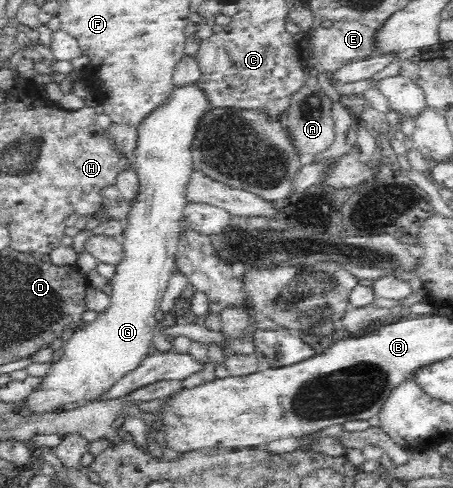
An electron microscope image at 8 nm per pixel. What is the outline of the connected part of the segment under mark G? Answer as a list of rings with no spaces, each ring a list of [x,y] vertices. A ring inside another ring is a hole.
[[[198,85],[191,86],[188,88],[178,89],[172,93],[172,96],[164,103],[164,105],[160,105],[158,109],[154,109],[146,119],[144,119],[143,124],[140,125],[138,130],[138,141],[137,141],[137,149],[135,150],[135,169],[134,171],[137,173],[138,179],[140,180],[140,195],[136,197],[136,201],[134,204],[131,204],[130,211],[130,223],[124,227],[124,231],[122,233],[121,239],[124,244],[124,259],[117,266],[115,266],[115,274],[108,280],[112,285],[112,293],[110,293],[110,307],[106,309],[106,311],[102,311],[102,313],[97,313],[96,319],[90,322],[87,326],[83,328],[77,328],[70,339],[65,343],[63,350],[64,353],[62,357],[60,357],[59,361],[53,362],[50,367],[50,371],[48,371],[48,375],[45,375],[44,381],[40,383],[40,389],[31,393],[30,397],[24,401],[24,404],[30,408],[30,414],[40,414],[44,412],[54,411],[58,406],[66,405],[67,403],[74,403],[81,399],[86,399],[88,401],[92,401],[98,394],[101,394],[103,391],[106,391],[118,378],[121,378],[125,373],[136,369],[141,363],[143,359],[146,359],[150,355],[150,345],[152,345],[152,337],[154,336],[154,331],[156,331],[156,327],[158,327],[158,320],[154,318],[154,315],[160,311],[160,303],[162,303],[162,298],[166,293],[166,285],[168,285],[168,280],[172,277],[172,271],[175,267],[175,263],[173,260],[173,255],[176,251],[176,242],[177,237],[179,236],[179,231],[184,229],[184,223],[182,222],[184,215],[184,208],[186,200],[184,199],[186,182],[188,181],[190,172],[194,170],[194,166],[192,166],[192,154],[190,151],[192,149],[192,140],[194,139],[194,134],[196,131],[196,126],[198,125],[200,117],[203,116],[205,111],[210,109],[208,105],[208,101],[202,93],[202,90],[198,88]]]

